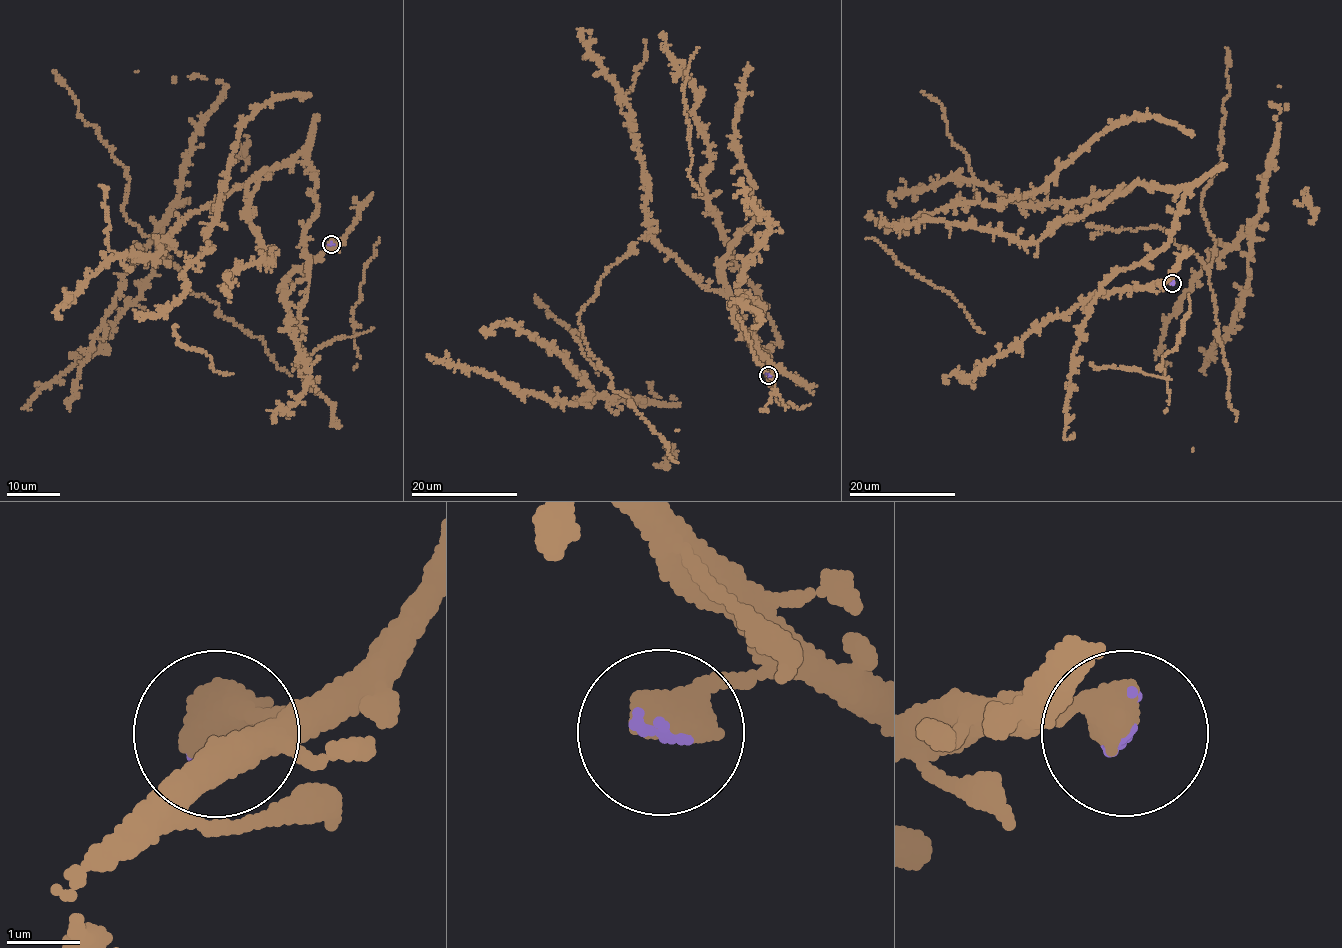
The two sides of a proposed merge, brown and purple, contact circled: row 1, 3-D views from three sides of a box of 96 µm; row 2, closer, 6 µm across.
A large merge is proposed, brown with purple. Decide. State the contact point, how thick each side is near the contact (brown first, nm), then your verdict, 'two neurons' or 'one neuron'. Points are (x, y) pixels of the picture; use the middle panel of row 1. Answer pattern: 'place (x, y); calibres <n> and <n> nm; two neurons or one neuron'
place (768, 375); calibres 600 and 110 nm; one neuron

